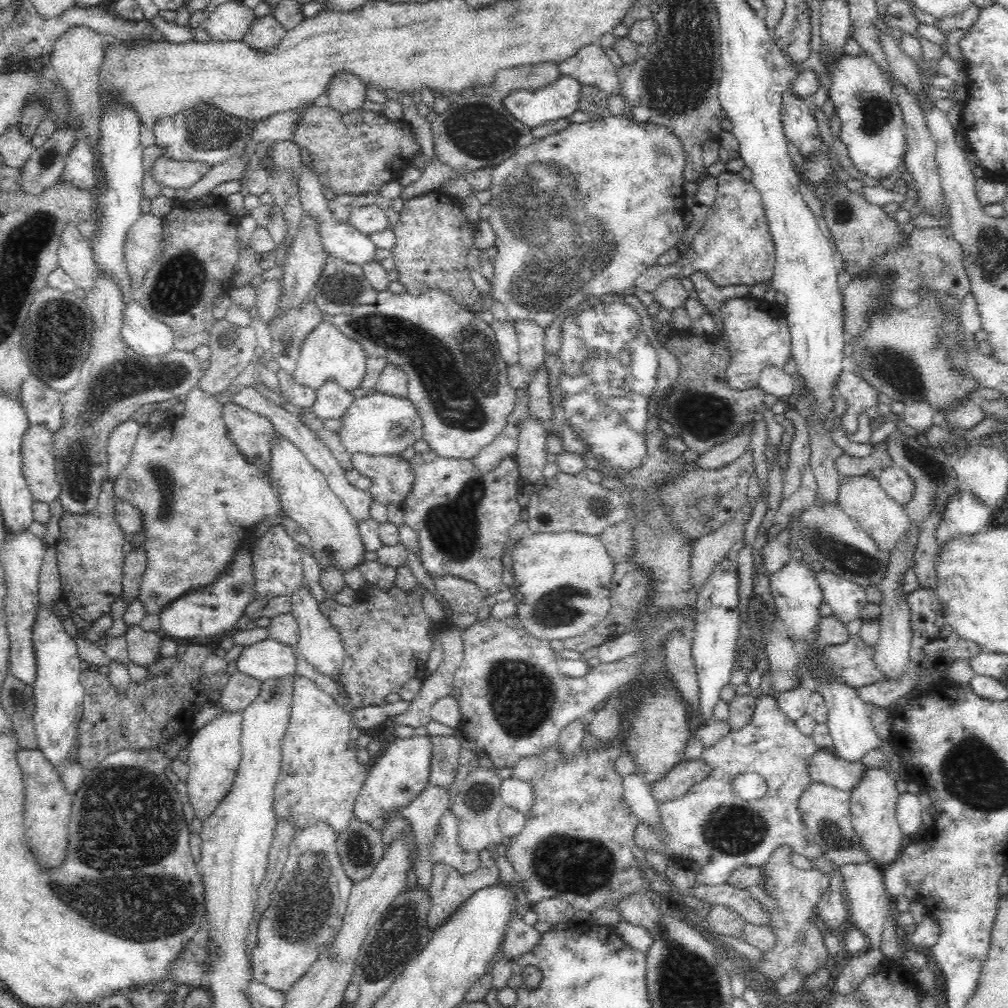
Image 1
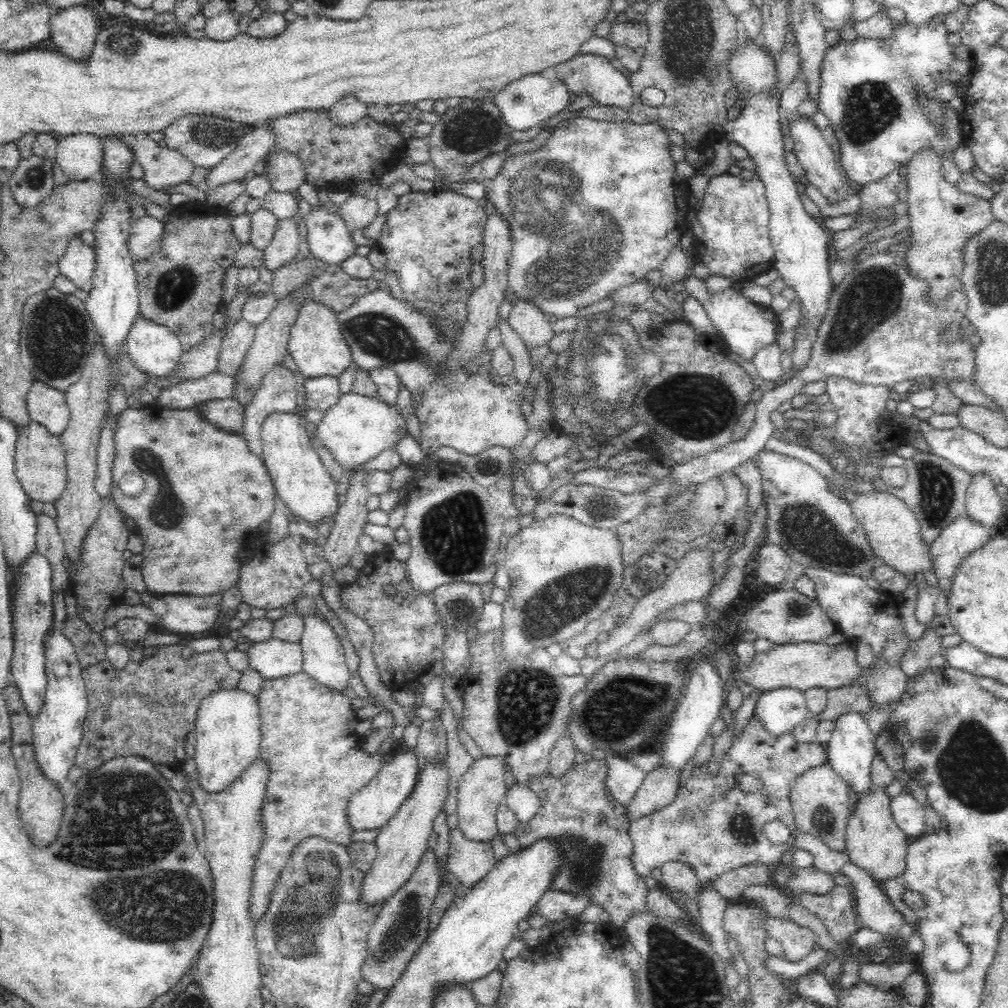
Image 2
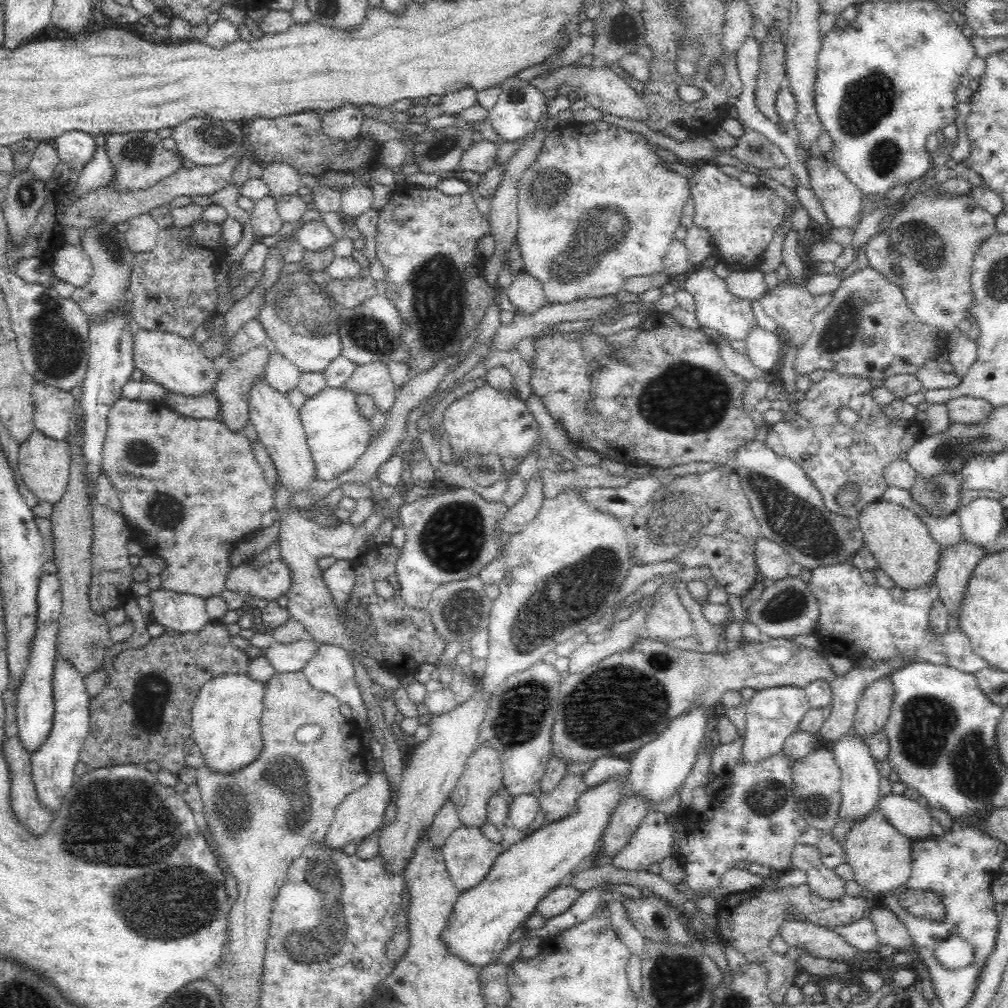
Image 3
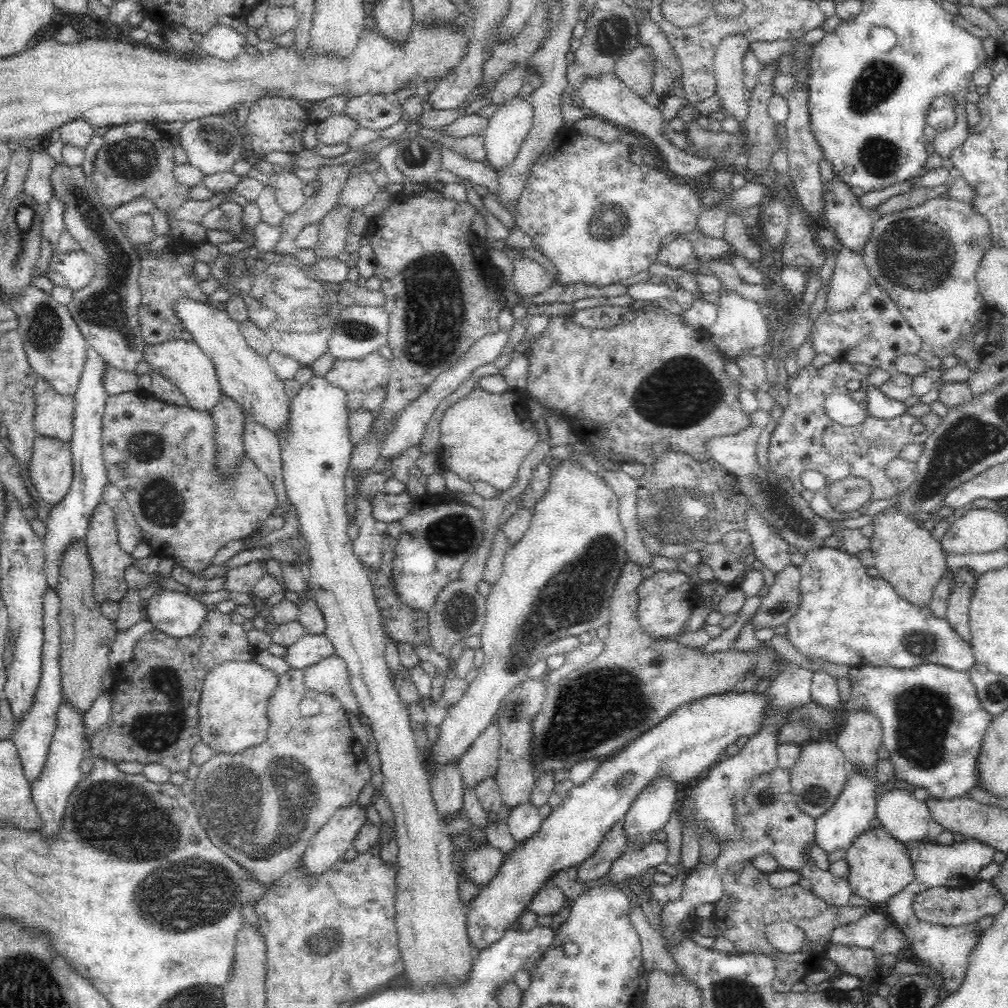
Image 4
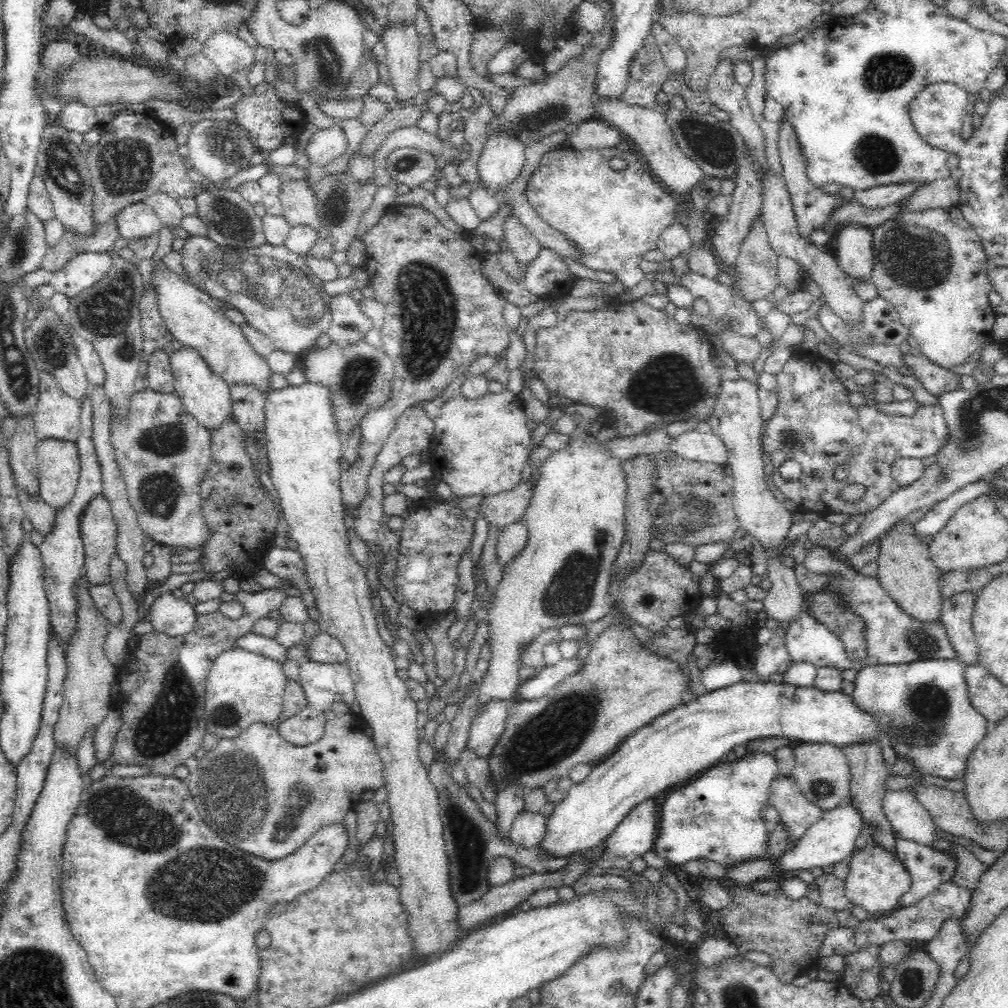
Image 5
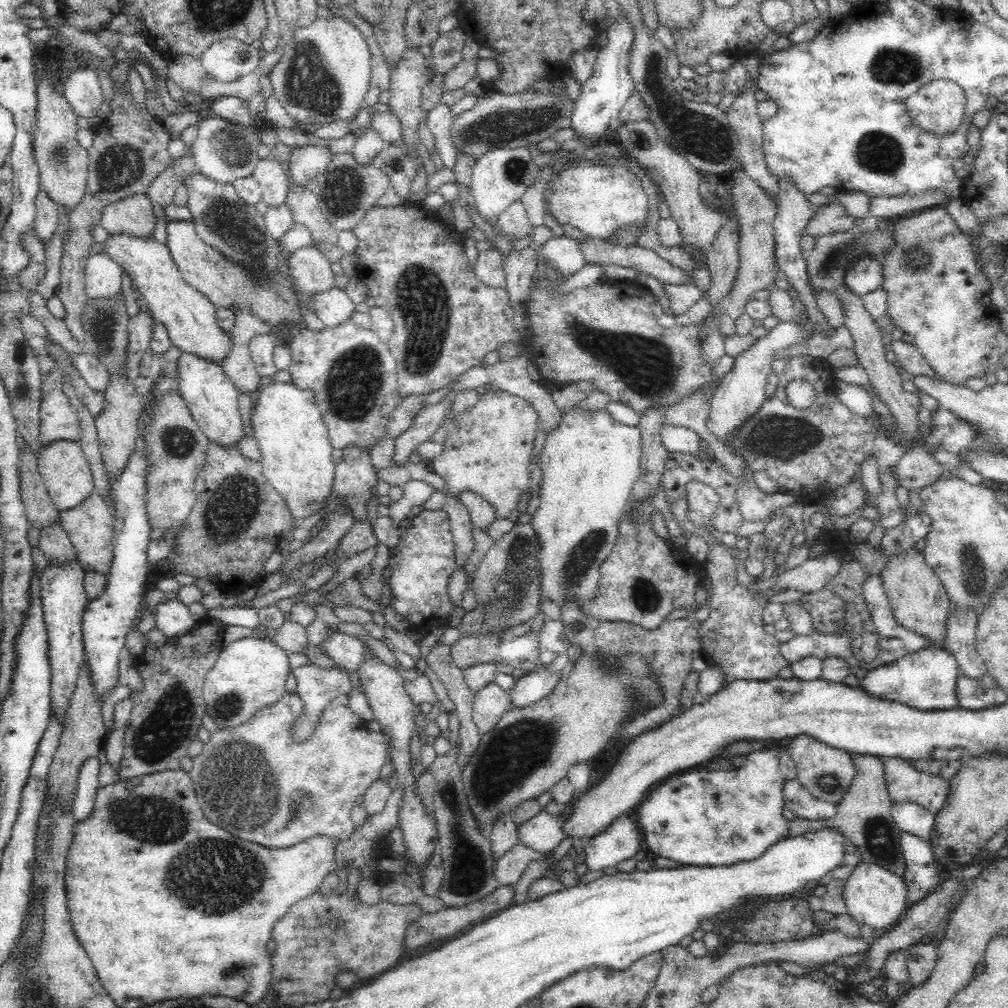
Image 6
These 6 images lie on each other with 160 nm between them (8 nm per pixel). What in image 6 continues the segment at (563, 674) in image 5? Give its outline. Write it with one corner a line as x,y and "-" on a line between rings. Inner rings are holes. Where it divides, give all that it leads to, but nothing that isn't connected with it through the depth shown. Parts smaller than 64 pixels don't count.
541,666
517,679
509,691
513,708
528,708
543,700
559,683
559,674
551,674

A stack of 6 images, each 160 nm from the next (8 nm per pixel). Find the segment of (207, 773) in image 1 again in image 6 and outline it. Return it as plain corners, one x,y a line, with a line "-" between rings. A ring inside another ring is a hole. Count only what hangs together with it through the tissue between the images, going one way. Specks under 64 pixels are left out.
244,636
222,646
220,657
205,676
203,698
208,714
218,727
238,727
248,722
258,708
275,704
286,693
285,685
292,674
290,658
272,639
262,636

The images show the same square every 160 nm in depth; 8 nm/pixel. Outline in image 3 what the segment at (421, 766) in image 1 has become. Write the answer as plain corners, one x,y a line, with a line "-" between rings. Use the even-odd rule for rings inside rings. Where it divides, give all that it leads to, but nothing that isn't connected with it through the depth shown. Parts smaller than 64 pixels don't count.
377,771
372,773
370,780
364,784
364,787
352,792
340,805
336,806
332,822
328,826
328,832
321,841
322,845
326,849
340,851
347,844
356,843
365,836
372,834
372,832
379,830
389,796
390,782
388,782
384,773

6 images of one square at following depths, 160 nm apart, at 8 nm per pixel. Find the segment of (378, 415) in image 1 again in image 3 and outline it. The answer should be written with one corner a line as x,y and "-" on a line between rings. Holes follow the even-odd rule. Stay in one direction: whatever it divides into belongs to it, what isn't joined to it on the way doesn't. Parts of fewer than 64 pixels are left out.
326,386
314,396
308,396
300,406
299,415
308,448
315,461
316,476
312,476
312,482
332,480
342,472
350,470
368,448
370,420
360,415
355,394
344,386

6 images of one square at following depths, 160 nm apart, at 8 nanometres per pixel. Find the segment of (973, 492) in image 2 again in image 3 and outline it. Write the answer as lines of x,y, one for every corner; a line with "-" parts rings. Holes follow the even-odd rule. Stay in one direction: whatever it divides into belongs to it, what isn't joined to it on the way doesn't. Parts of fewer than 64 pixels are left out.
976,498
958,510
961,539
982,548
1002,532
1002,505
992,498

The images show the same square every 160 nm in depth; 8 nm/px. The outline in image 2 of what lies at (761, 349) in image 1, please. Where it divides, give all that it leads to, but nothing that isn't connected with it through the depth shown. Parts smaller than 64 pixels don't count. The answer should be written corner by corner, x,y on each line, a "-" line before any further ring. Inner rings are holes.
690,273
682,280
682,285
684,285
684,290
688,296
696,295
700,299
708,319
727,343
726,349
746,358
746,360
752,360
756,350
760,350
762,346
768,346
772,342
777,342
776,337
780,330
777,326
779,321
772,307
748,301
732,286
722,291
706,294
704,283
697,281
698,278
699,276

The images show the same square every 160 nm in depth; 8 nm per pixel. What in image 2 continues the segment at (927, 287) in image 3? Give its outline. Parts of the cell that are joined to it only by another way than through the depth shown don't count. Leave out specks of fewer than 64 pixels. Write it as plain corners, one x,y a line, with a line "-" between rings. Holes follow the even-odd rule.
924,149
918,151
907,164
908,176
903,189
908,195
907,215
910,224
905,239
908,249
905,249
901,261
910,275
926,280
928,290
924,292
924,297
939,308
950,295
963,290
964,246
995,221
988,201
959,192
942,177
939,171
941,162
942,159
934,150

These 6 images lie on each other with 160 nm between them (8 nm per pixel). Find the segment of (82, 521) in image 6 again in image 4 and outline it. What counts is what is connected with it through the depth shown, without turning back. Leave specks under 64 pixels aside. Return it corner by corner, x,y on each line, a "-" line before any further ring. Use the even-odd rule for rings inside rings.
102,501
96,506
89,520
88,532
85,536
88,558
95,572
93,578
93,595
98,602
102,600
119,600
126,594
129,584
126,582
124,570
132,564
132,555
122,551
118,544
117,530
113,508

